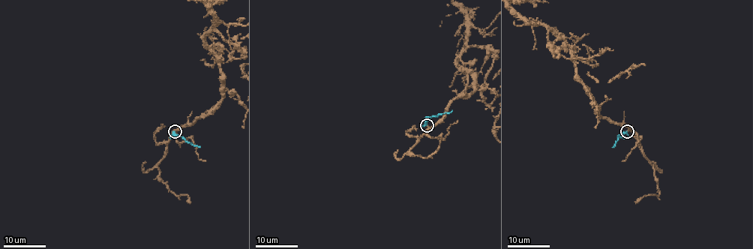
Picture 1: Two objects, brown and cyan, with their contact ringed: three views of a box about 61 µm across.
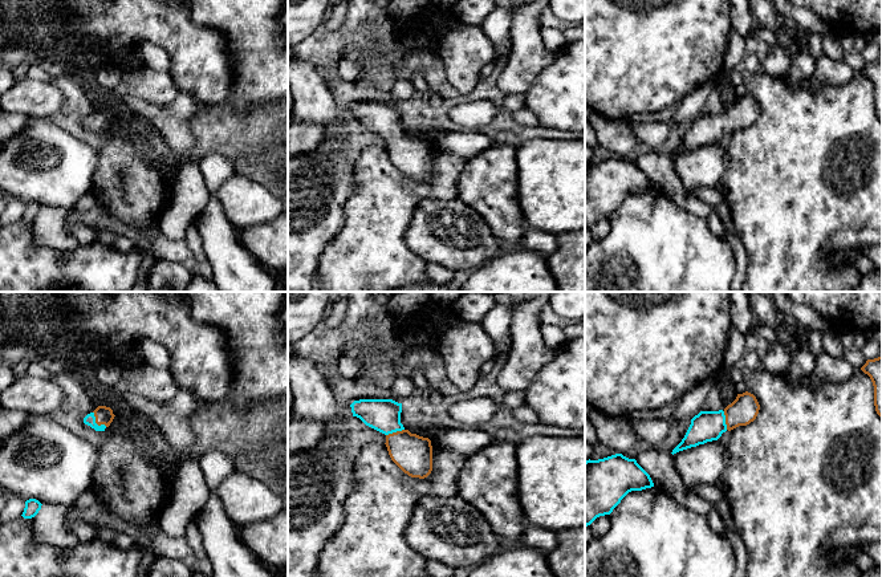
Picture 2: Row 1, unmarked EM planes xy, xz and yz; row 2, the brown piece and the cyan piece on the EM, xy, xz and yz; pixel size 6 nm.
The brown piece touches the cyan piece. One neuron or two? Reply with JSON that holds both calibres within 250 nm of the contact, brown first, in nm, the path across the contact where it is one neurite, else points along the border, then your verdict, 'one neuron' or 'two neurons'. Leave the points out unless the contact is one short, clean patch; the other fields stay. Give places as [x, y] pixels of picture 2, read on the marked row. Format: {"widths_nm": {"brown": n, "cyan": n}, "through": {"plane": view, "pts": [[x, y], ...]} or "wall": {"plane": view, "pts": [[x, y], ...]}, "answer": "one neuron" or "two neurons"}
{"widths_nm": {"brown": 110, "cyan": 70}, "through": {"plane": "xy", "pts": [[104, 415], [96, 422], [89, 419]]}, "answer": "one neuron"}

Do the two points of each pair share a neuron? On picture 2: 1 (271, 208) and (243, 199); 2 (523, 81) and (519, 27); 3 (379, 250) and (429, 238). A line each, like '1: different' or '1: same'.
1: same
2: same
3: different

